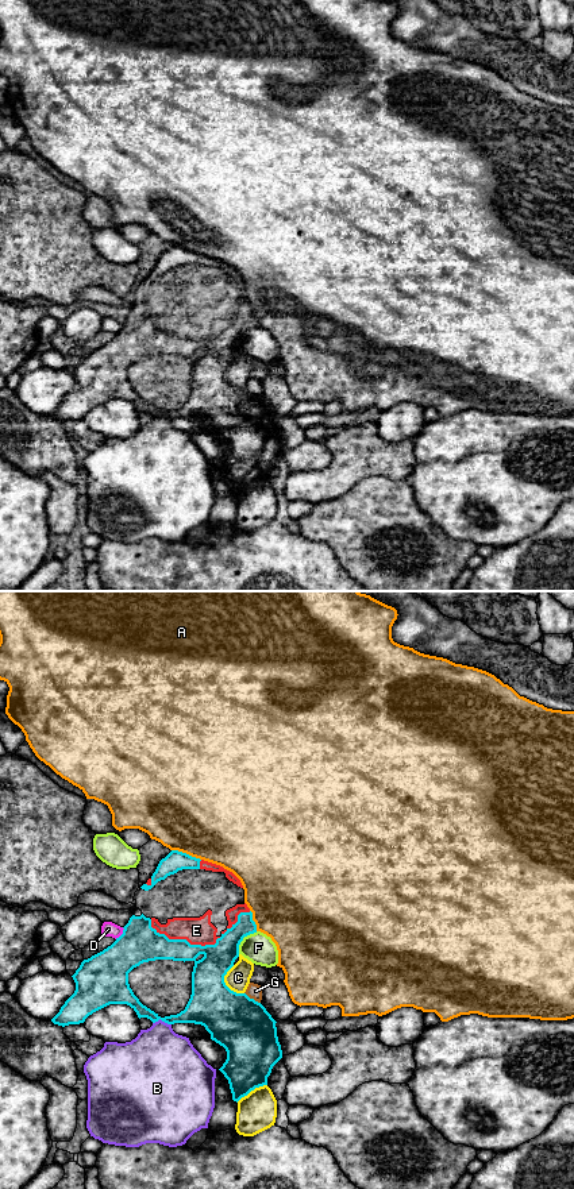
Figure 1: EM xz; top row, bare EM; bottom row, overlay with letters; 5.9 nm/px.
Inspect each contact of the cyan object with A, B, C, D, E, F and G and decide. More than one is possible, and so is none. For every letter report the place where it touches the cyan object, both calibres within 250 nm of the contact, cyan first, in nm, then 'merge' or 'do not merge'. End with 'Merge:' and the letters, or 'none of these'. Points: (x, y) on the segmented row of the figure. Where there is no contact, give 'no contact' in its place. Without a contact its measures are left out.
A: meets cyan in xz at (185, 853); 120 nm thick on the cyan side, 500 nm on the other; do not merge
B: meets cyan in xz at (162, 1020); 190 nm thick on the cyan side, 400 nm on the other; do not merge
C: meets cyan in xz at (224, 984); 340 nm thick on the cyan side, 140 nm on the other; do not merge
D: meets cyan in xz at (122, 934); 260 nm thick on the cyan side, 90 nm on the other; do not merge
E: meets cyan in xz at (184, 939); 220 nm thick on the cyan side, 160 nm on the other; merge
F: meets cyan in xz at (242, 939); 180 nm thick on the cyan side, 180 nm on the other; do not merge
G: meets cyan in xz at (253, 999); 340 nm thick on the cyan side, 90 nm on the other; do not merge
Merge: E

